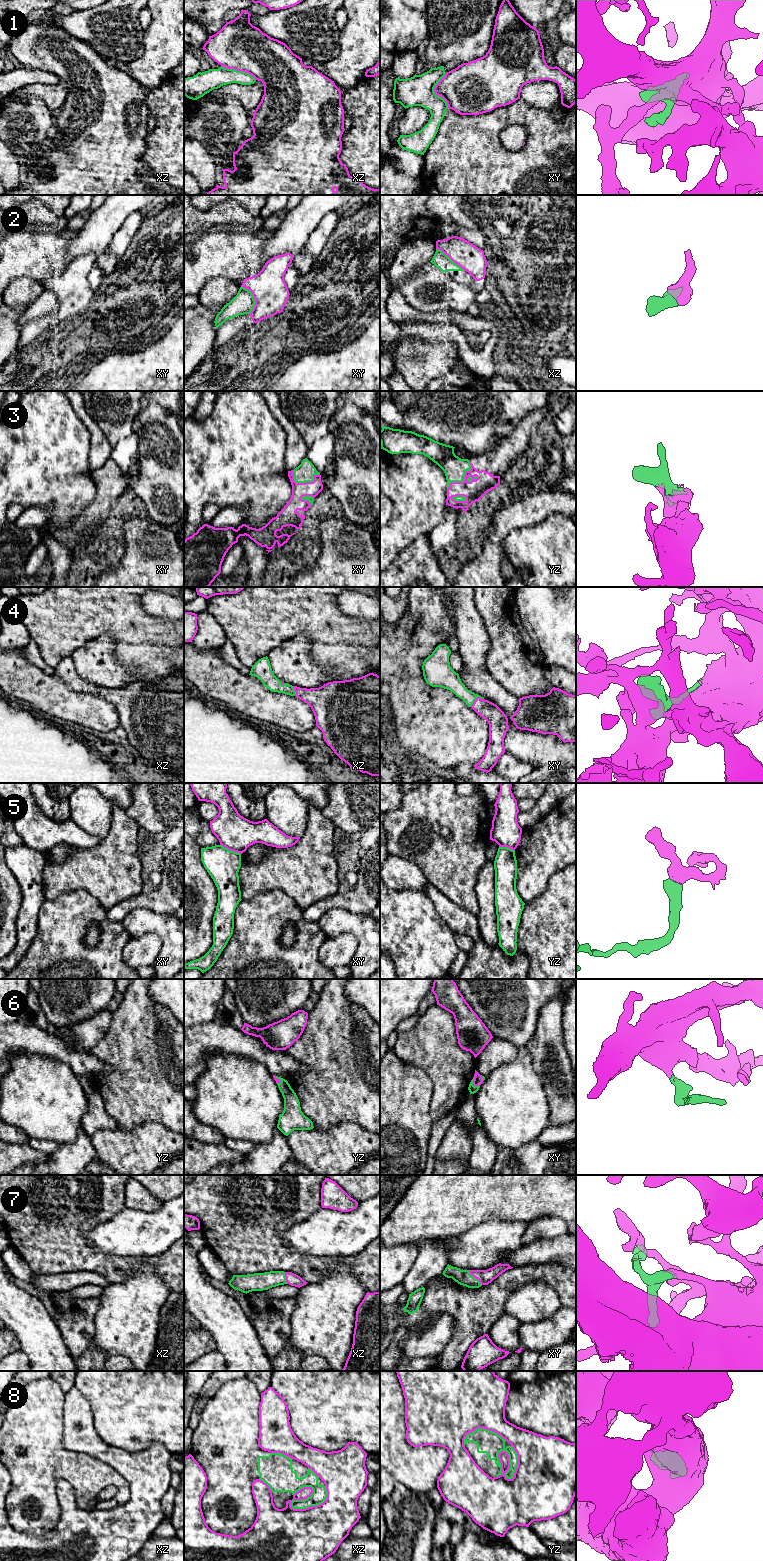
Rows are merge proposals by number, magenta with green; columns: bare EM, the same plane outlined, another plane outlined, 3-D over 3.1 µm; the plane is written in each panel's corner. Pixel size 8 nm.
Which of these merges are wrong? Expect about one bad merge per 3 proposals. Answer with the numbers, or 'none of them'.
2, 5, 8

